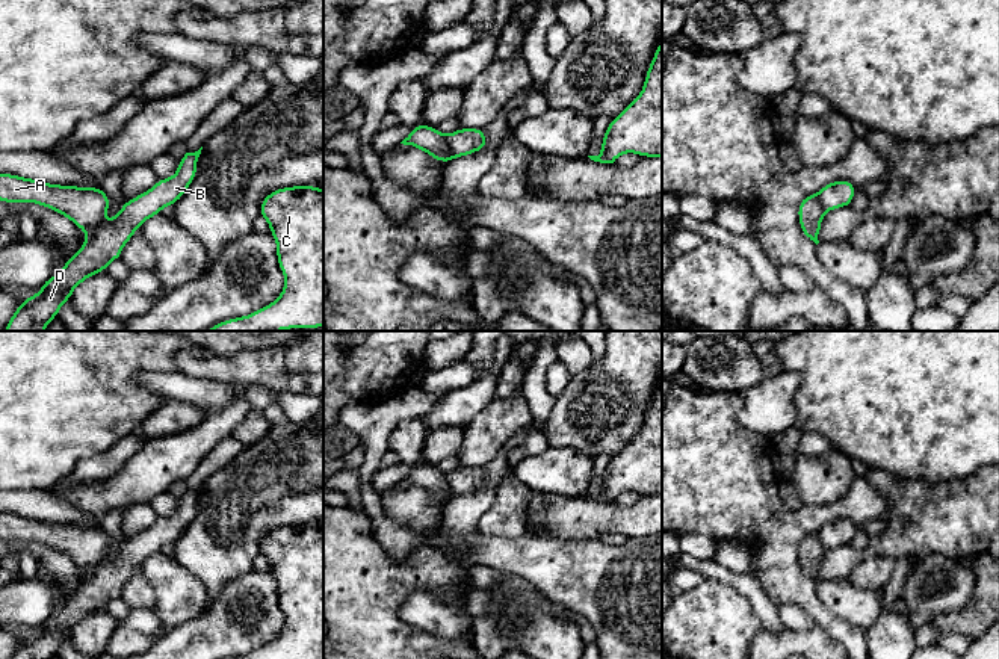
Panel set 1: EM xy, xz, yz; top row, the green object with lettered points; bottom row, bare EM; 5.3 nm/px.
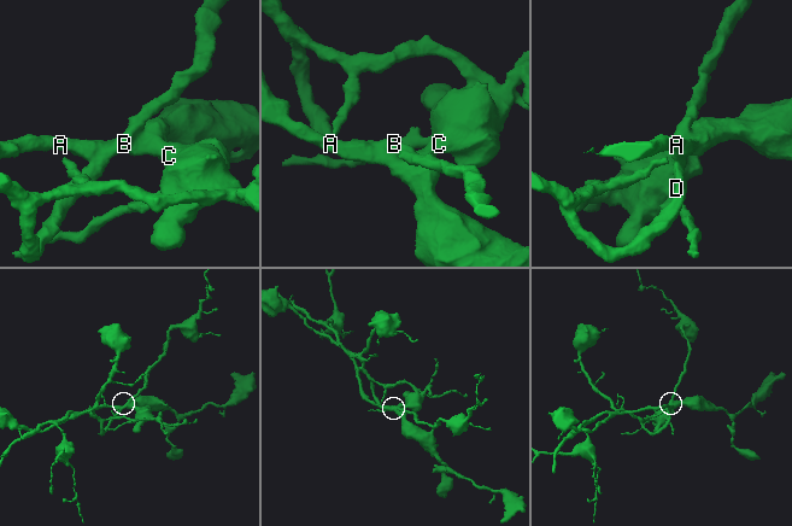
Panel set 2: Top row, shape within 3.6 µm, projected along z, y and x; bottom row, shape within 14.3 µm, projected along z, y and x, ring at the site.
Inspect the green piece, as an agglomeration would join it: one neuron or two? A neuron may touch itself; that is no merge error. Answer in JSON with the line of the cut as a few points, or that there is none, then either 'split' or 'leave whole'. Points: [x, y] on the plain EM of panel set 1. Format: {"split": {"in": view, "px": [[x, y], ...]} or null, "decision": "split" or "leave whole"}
{"split": null, "decision": "leave whole"}

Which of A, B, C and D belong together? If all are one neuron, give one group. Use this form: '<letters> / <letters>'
A B C D

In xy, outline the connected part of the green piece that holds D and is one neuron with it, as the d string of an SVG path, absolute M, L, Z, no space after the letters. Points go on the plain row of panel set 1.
M203 485L195 491L186 491L178 499L174 515L159 517L151 528L125 540L107 562L103 558L110 538L101 526L50 523L15 512L0 512L0 540L48 546L88 571L82 586L66 597L62 609L56 615L50 614L38 633L27 633L9 659L56 657L62 642L71 638L80 621L104 611L110 600L121 597L124 583L147 558L162 552L165 544L177 543L196 515L201 488Z

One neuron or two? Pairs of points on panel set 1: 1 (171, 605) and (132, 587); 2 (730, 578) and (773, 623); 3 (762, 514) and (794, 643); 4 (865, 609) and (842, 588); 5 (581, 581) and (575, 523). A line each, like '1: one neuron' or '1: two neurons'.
1: two neurons
2: one neuron
3: two neurons
4: one neuron
5: two neurons

